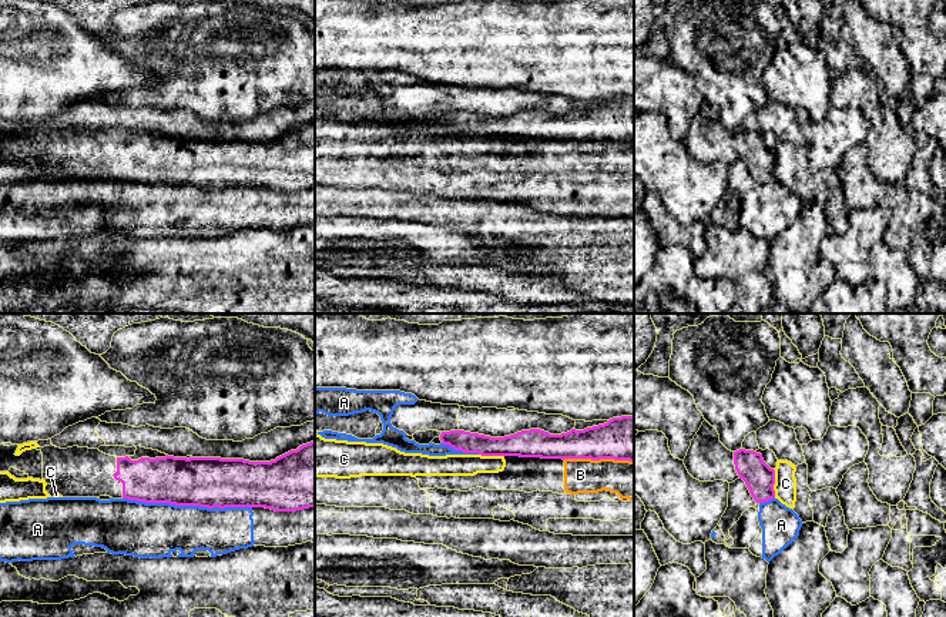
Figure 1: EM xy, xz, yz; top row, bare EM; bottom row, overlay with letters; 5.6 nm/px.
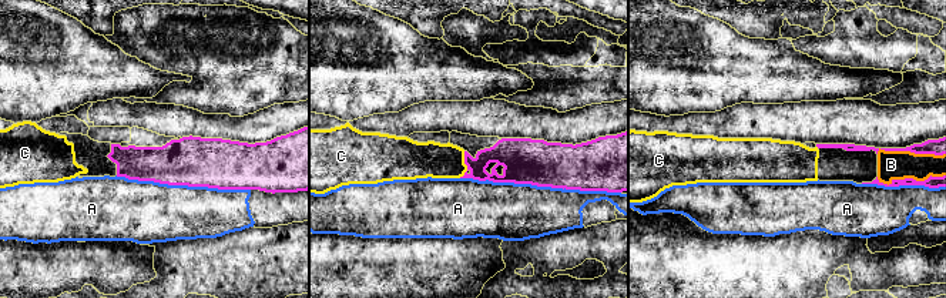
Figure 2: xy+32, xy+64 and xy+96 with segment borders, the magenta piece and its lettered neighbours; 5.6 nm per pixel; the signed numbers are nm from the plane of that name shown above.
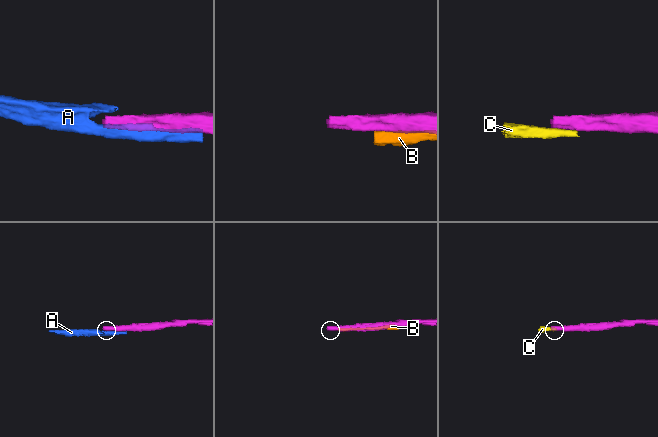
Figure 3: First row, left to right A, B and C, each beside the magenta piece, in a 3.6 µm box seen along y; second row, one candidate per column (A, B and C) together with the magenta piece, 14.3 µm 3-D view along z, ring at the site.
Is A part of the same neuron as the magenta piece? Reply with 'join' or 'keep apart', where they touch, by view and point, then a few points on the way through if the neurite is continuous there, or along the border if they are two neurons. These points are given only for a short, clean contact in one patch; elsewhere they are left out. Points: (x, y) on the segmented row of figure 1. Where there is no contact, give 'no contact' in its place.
keep apart; contact xy (187, 505)

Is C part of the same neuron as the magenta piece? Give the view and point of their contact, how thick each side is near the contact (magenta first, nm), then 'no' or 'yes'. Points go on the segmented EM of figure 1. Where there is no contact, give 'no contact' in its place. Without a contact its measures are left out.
meets magenta in yz at (774, 483); 170 nm thick on the magenta side, 130 nm on the other; no

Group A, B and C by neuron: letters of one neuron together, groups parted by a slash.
A / B C

